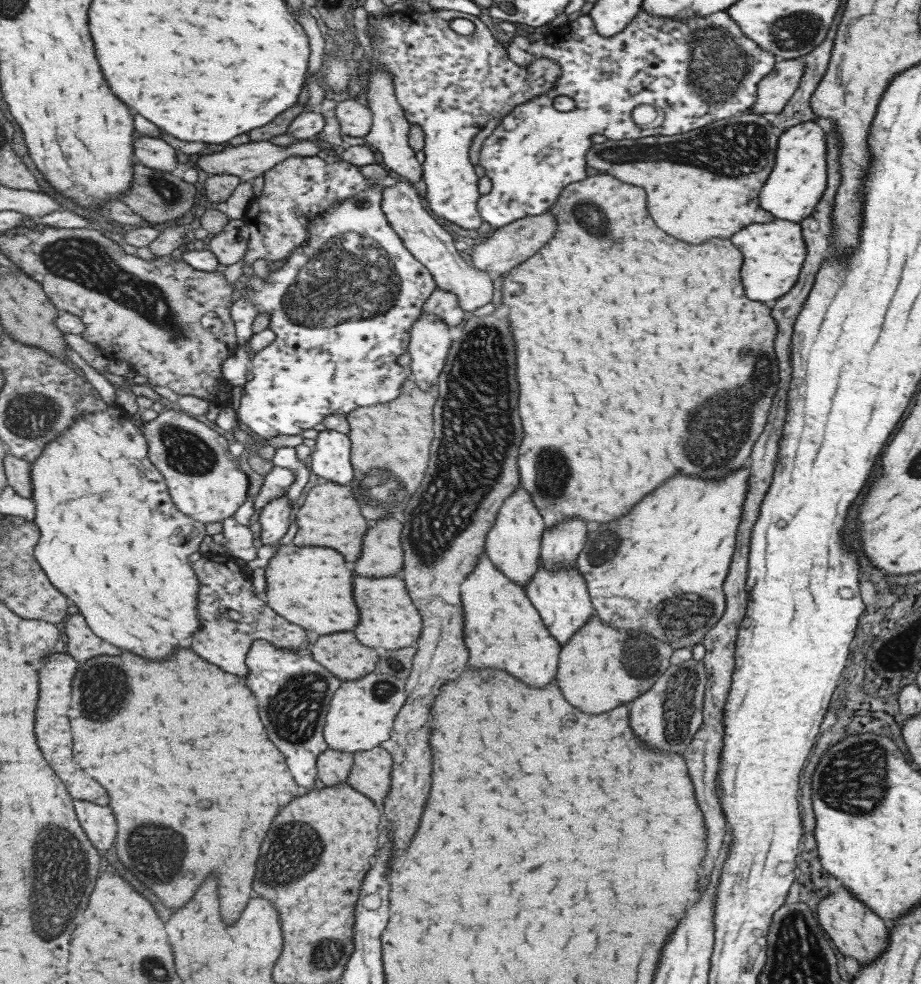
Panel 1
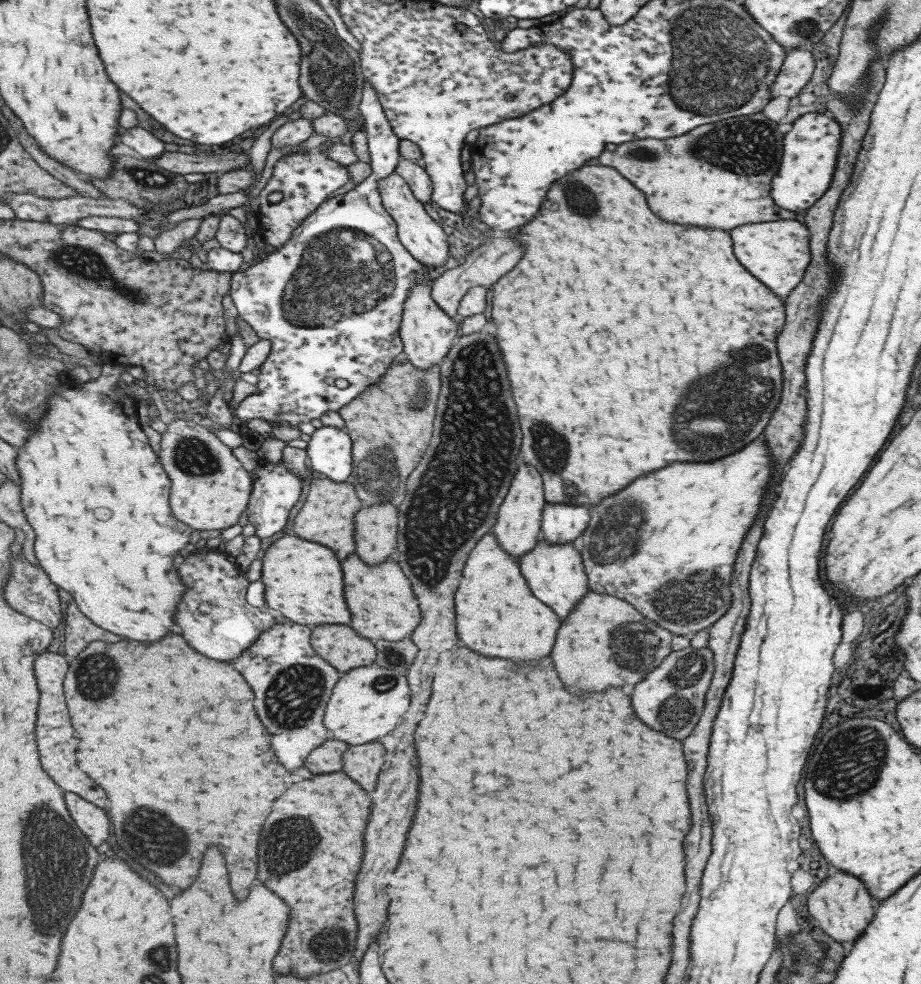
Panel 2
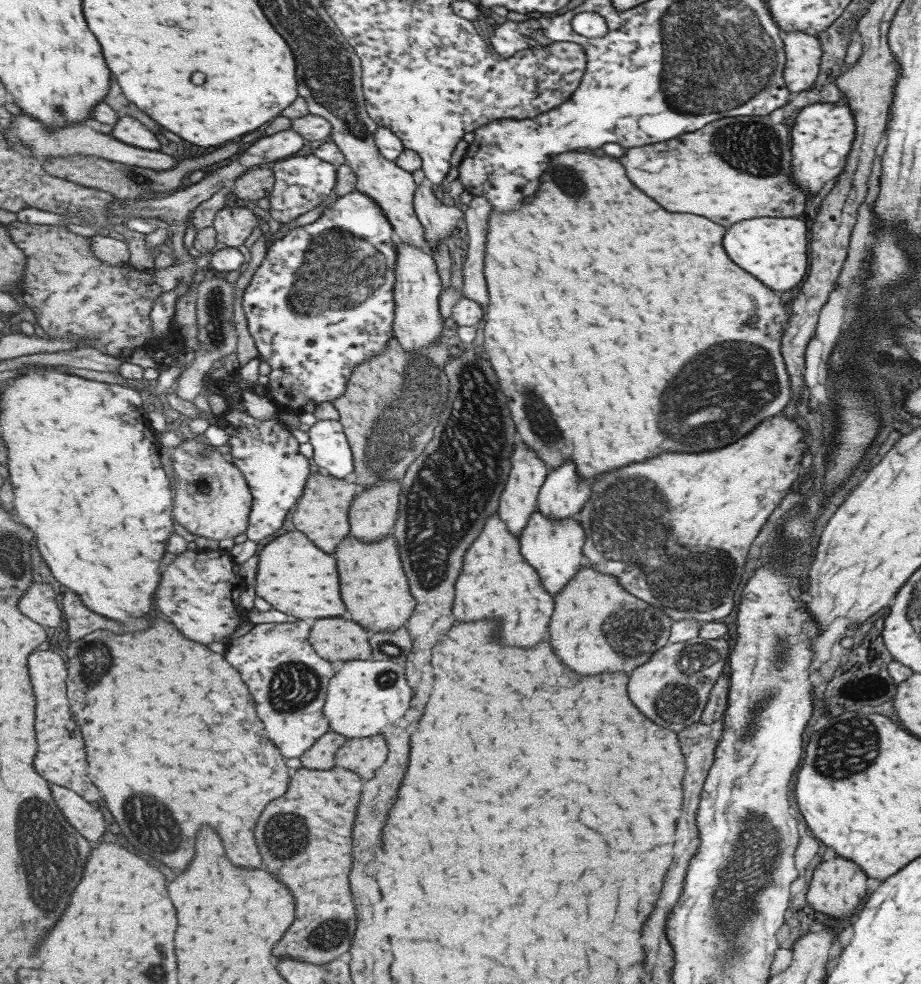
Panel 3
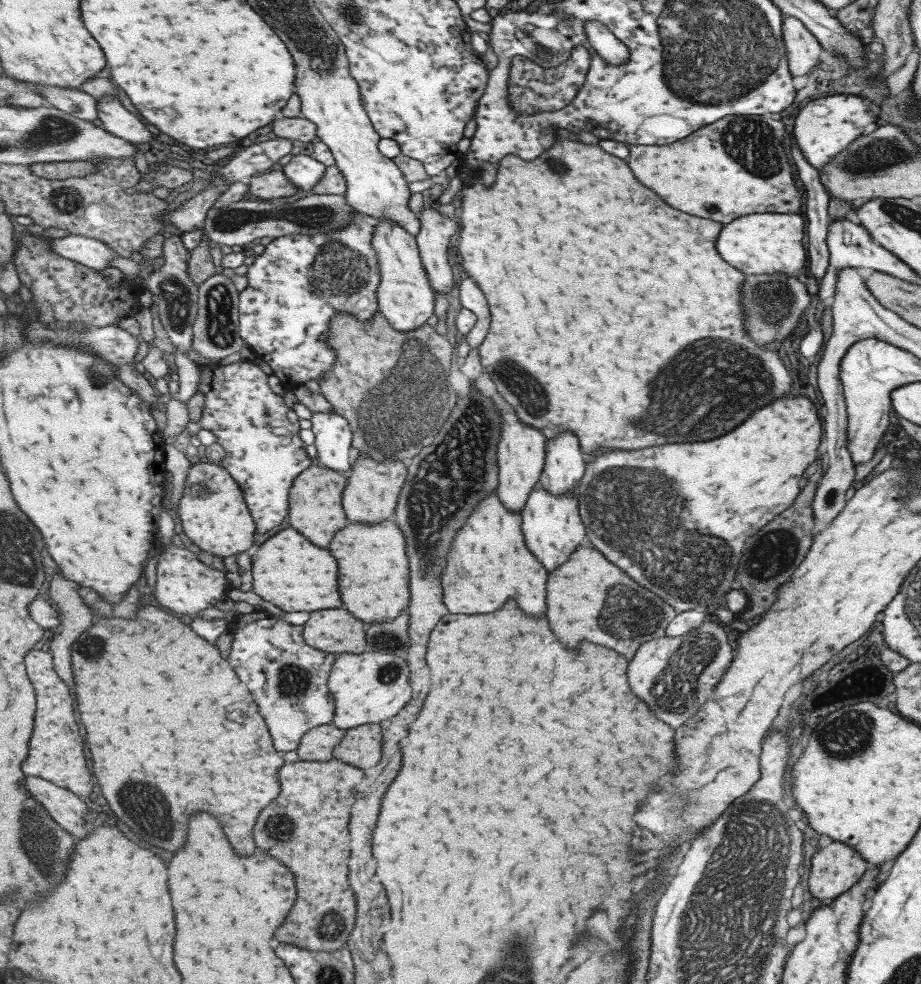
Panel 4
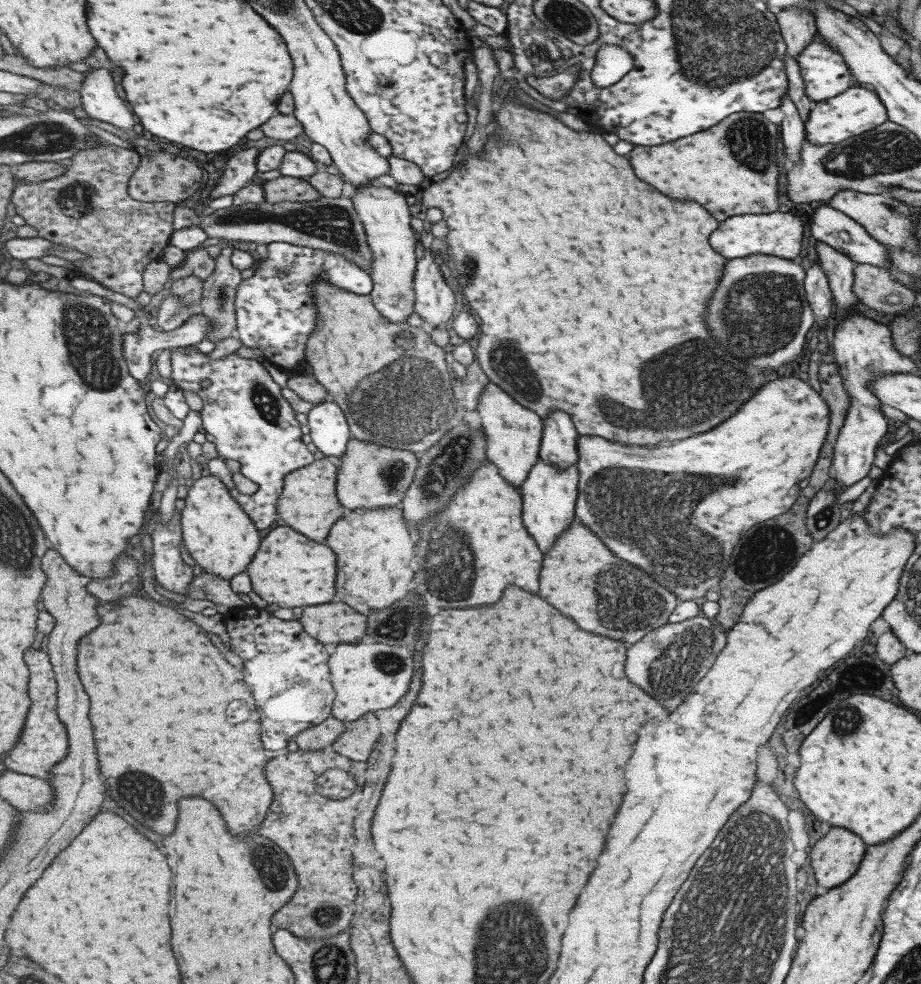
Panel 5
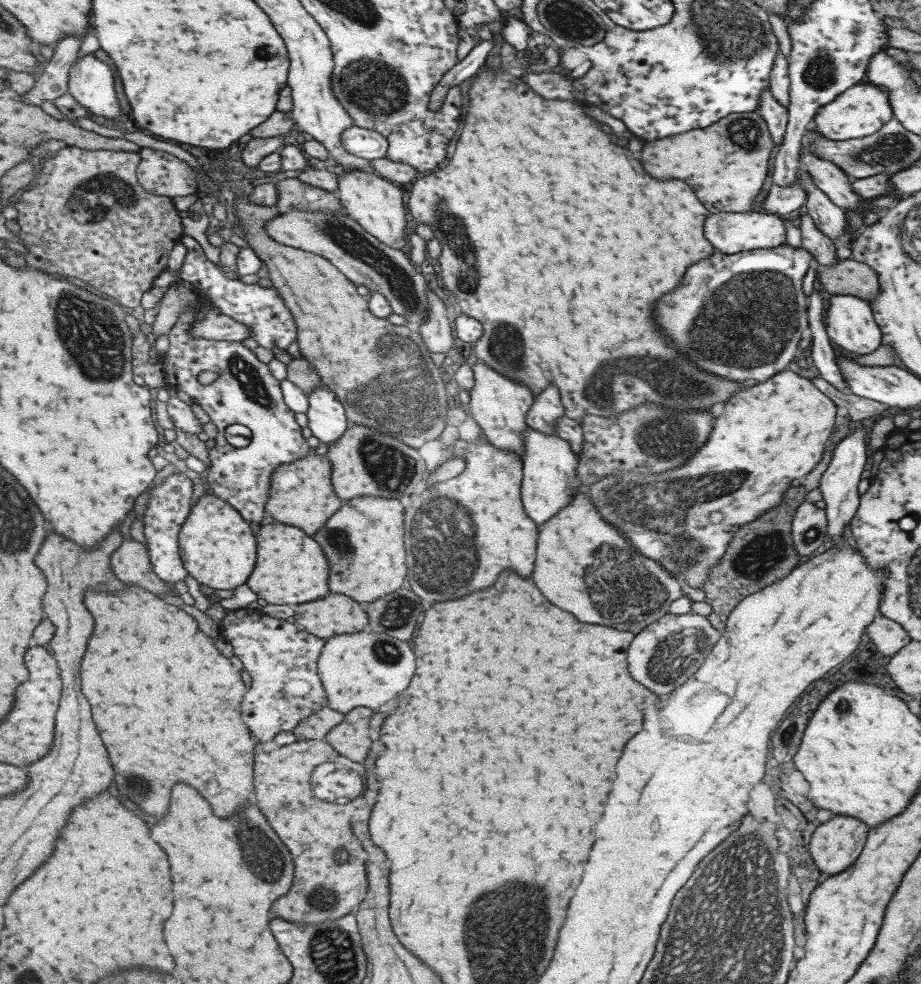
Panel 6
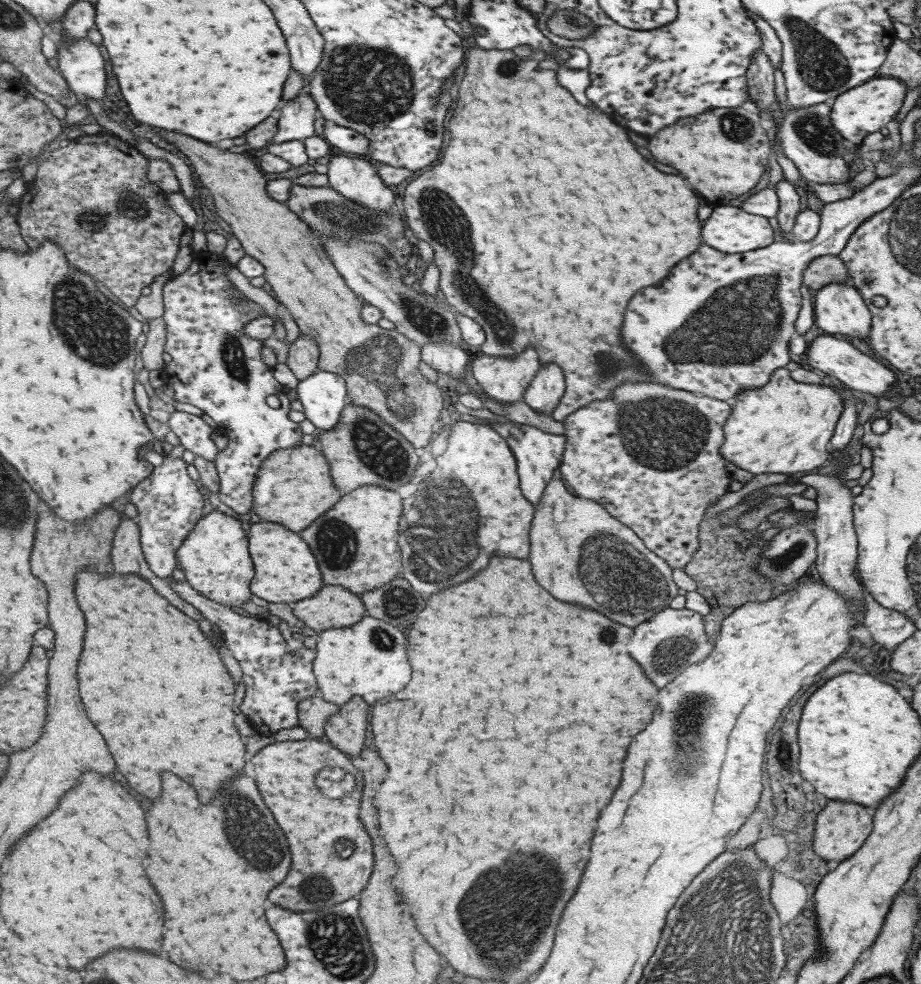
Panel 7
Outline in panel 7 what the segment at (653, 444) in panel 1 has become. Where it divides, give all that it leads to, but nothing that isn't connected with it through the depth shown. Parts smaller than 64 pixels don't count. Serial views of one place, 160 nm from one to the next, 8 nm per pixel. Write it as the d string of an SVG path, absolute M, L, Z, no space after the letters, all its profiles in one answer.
M475 45L467 47L466 63L459 78L461 82L457 86L457 102L451 110L451 124L447 124L447 128L451 128L451 134L443 152L443 160L439 160L433 170L425 171L411 181L405 188L403 198L408 226L417 239L427 242L434 251L434 262L440 271L439 289L446 298L447 307L457 314L471 318L483 329L485 340L480 346L483 355L513 358L519 356L517 352L521 352L525 346L531 346L537 352L541 364L553 362L563 370L564 394L549 415L555 421L562 422L571 412L591 401L610 399L611 390L623 384L655 383L649 375L643 376L645 373L637 372L639 361L633 360L633 356L629 356L619 346L617 332L627 300L637 290L659 284L675 262L689 256L699 246L701 238L695 218L697 198L685 186L683 178L667 176L647 164L629 142L627 132L609 115L602 113L597 107L583 108L581 104L577 104L573 96L555 80L553 66L539 66L531 59L516 56L511 50L485 50Z

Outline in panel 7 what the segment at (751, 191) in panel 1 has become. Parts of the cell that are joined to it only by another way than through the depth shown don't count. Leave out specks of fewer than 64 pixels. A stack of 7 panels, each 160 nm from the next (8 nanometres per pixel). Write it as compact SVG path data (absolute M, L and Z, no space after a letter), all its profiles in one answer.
M745 106L702 112L701 115L687 117L687 120L679 119L675 124L668 124L667 128L663 128L663 132L655 132L655 136L649 138L647 150L657 162L679 170L679 174L687 178L689 186L697 190L707 202L713 202L715 207L727 206L731 204L731 200L749 192L761 178L766 176L770 148L765 130L759 124L759 118L757 113Z

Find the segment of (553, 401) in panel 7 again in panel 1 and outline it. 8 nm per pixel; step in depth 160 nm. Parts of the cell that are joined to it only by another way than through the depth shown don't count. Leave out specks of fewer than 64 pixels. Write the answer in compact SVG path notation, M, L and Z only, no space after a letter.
M571 517L544 529L540 540L541 564L550 571L576 566L576 556L586 543L585 521Z

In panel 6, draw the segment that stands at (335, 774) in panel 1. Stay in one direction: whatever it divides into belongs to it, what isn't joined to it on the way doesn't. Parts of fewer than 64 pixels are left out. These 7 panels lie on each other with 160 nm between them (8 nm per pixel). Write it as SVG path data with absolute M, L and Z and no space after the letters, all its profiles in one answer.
M323 707L321 711L302 720L293 733L299 741L326 740L329 732L345 720L346 713L333 710L331 707Z

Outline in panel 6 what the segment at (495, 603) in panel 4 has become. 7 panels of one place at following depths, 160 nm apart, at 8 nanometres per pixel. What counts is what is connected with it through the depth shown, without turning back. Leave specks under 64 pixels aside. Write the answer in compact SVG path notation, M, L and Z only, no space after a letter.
M482 437L470 442L457 438L451 448L452 456L463 456L467 472L463 472L463 476L455 476L455 480L447 480L445 484L434 484L419 495L410 495L413 502L406 508L406 547L410 565L408 582L425 602L455 600L469 592L483 590L491 586L495 576L505 568L515 570L519 576L527 576L533 568L536 553L538 528L525 514L520 501L522 462L518 456L495 448Z

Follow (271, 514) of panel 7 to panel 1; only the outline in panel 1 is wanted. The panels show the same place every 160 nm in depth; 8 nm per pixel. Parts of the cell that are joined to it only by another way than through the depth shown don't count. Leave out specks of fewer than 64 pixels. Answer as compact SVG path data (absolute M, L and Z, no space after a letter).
M331 481L311 488L298 509L296 523L298 531L293 540L297 546L329 546L343 552L343 556L347 556L347 560L351 562L359 560L363 534L370 530L370 526L367 526L369 522L362 513L362 505L352 492L351 486Z

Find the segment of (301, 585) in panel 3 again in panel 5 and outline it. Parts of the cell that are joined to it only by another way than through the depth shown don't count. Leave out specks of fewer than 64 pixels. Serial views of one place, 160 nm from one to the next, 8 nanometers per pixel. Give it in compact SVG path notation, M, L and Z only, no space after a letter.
M289 526L275 528L263 540L263 548L259 550L259 556L255 556L249 574L255 592L267 602L279 604L283 608L327 604L333 602L337 594L337 554L333 552L333 548L313 542L311 538L295 532Z

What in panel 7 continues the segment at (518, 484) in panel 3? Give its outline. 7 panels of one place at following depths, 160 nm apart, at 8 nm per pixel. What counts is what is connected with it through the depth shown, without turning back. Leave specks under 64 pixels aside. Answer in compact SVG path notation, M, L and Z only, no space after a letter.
M525 348L513 358L487 355L474 358L467 369L481 387L483 395L498 403L514 403L522 400L525 388L539 368L535 352Z

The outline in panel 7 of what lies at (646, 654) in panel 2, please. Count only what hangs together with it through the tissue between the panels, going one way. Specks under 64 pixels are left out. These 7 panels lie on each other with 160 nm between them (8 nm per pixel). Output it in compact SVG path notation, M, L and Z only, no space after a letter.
M555 468L554 473L546 485L545 490L543 490L543 496L539 497L538 503L534 508L534 517L530 522L531 528L529 528L529 536L531 536L531 538L529 538L529 550L531 550L531 554L529 554L529 562L531 562L531 570L533 570L533 576L535 576L537 584L543 586L553 598L557 598L557 600L561 600L561 602L587 602L587 604L581 604L581 606L587 606L587 608L591 608L591 610L599 610L599 614L605 614L607 618L623 624L623 626L628 627L630 630L635 630L635 628L639 626L639 623L650 619L656 612L667 608L669 601L673 599L675 595L682 593L671 580L672 568L669 568L664 560L655 556L655 553L647 550L641 542L641 539L635 536L635 533L630 528L627 528L614 516L607 514L606 509L600 504L597 504L594 500L577 497L576 494L573 494L562 480L558 468Z

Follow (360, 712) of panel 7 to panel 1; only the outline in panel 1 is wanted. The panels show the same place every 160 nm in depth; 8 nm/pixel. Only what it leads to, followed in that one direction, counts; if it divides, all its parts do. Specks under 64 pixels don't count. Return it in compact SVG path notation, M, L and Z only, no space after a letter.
M382 746L356 752L347 781L359 792L371 797L378 806L383 805L392 787L393 760L394 757Z

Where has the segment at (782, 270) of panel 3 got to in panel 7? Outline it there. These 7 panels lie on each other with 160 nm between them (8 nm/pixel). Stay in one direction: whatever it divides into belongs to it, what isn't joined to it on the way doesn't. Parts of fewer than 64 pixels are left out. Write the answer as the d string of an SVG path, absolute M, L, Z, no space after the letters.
M713 206L711 214L701 226L701 240L707 246L727 254L743 253L756 248L763 248L773 242L773 230L768 219L755 214L747 214L739 207Z

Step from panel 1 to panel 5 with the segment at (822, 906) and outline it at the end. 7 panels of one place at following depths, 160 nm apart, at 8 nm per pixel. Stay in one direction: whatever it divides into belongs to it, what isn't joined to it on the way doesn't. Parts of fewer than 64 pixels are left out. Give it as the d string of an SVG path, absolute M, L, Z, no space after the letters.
M829 827L825 836L820 837L809 852L809 867L813 870L817 885L830 889L839 887L847 882L857 872L859 864L867 850L865 844L859 840L859 836L855 836L851 831L839 827Z

